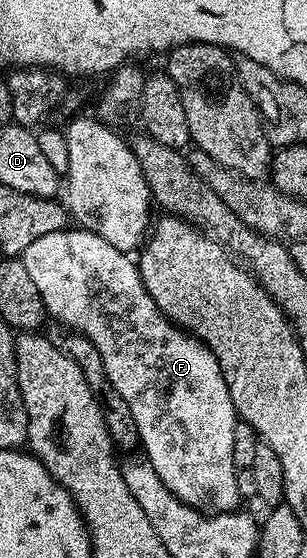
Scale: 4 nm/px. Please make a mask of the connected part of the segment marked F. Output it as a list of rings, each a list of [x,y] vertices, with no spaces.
[[[66,229],[47,233],[47,237],[39,237],[39,241],[27,245],[24,255],[20,256],[21,263],[27,265],[27,273],[30,275],[31,281],[35,281],[35,289],[39,289],[39,297],[43,297],[46,312],[52,318],[54,315],[57,318],[54,320],[58,324],[68,327],[71,331],[77,331],[80,335],[86,335],[91,341],[91,345],[95,345],[95,349],[99,349],[99,353],[103,357],[103,369],[107,369],[107,377],[111,377],[111,385],[115,385],[119,397],[123,397],[123,401],[127,401],[127,406],[131,409],[131,417],[135,417],[135,425],[139,429],[140,446],[143,451],[145,447],[144,458],[155,469],[155,473],[159,473],[159,481],[163,481],[163,485],[167,485],[167,489],[171,489],[171,493],[175,493],[175,497],[179,497],[184,503],[189,503],[195,508],[201,509],[206,506],[204,503],[213,502],[212,510],[214,512],[232,511],[242,502],[237,484],[237,466],[233,464],[233,430],[239,420],[235,405],[231,401],[231,393],[227,393],[227,381],[223,381],[219,361],[215,361],[211,349],[206,347],[196,335],[168,319],[155,305],[151,293],[147,293],[141,280],[140,266],[134,260],[132,263],[129,259],[132,258],[126,252],[115,249],[107,241],[103,241],[101,235],[84,229]]]

